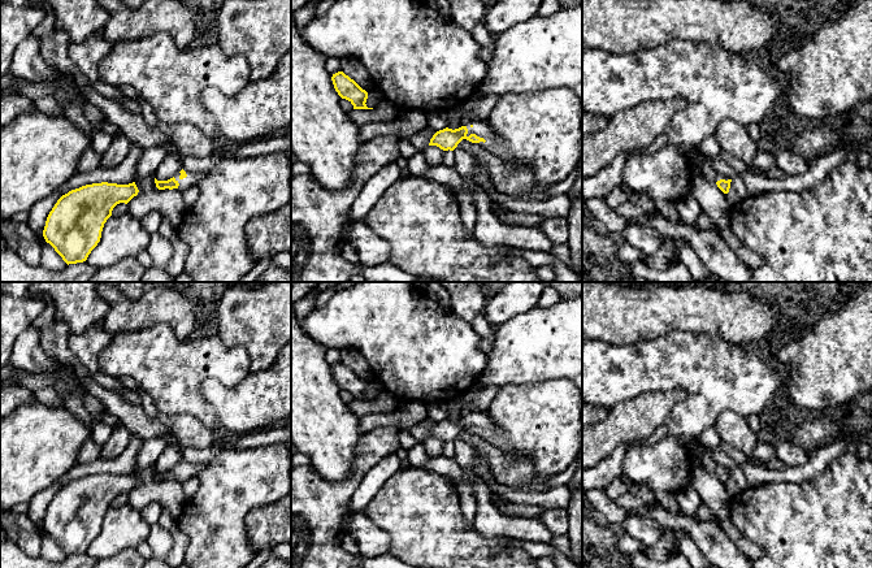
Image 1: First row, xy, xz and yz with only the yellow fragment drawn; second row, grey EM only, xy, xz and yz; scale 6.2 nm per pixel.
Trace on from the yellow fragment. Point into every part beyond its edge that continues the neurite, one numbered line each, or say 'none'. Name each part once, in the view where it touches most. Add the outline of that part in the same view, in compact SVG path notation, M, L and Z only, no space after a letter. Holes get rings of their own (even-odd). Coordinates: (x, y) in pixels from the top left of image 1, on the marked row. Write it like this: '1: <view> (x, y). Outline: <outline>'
1: xz (494, 143). Outline: M470 121L465 125L468 129L467 136L470 134L476 134L480 138L483 138L486 142L480 142L485 149L499 157L504 165L504 168L509 173L532 170L530 165L517 161L509 152L509 147L507 142L498 135L486 121Z

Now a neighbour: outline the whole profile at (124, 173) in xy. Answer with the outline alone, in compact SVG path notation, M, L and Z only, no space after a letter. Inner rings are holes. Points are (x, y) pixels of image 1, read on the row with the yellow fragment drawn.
M130 144L127 156L116 168L104 169L103 166L100 166L92 172L78 170L66 183L62 185L62 195L68 194L71 190L92 183L108 182L117 185L129 185L135 182L136 164L140 160L143 152L144 149Z

